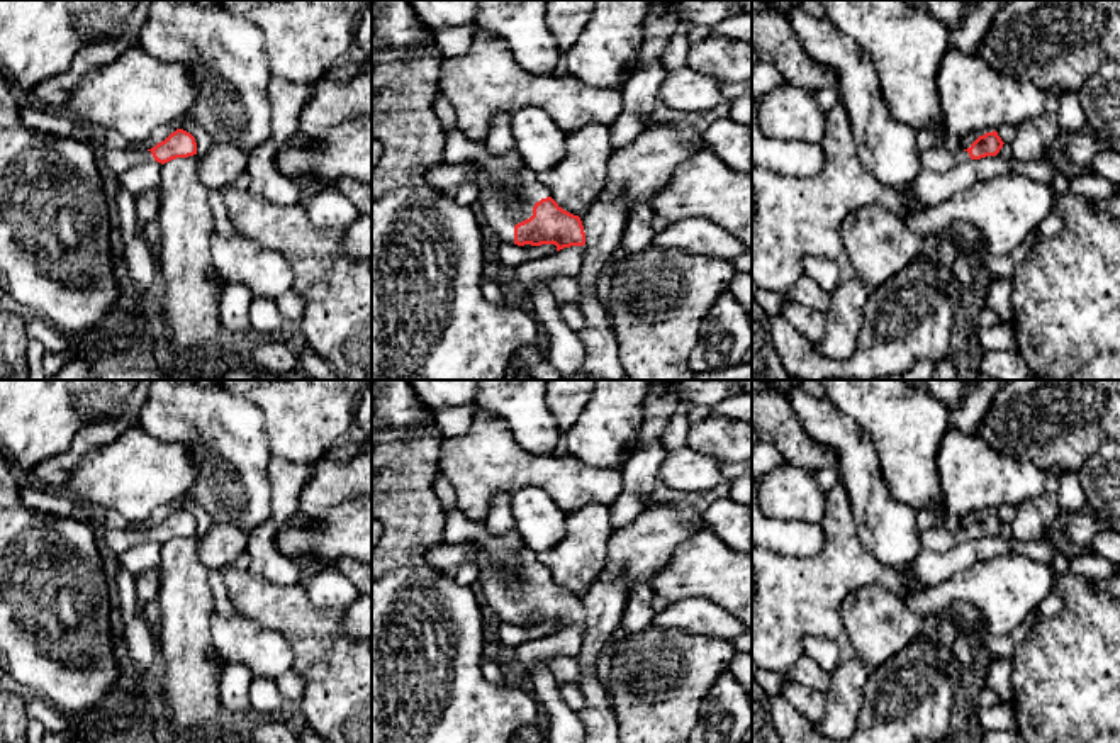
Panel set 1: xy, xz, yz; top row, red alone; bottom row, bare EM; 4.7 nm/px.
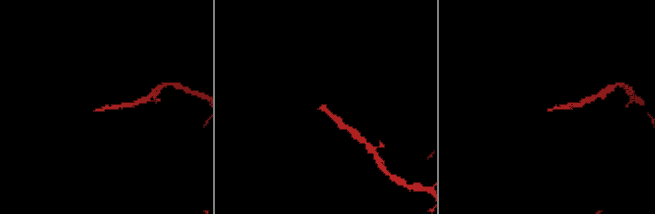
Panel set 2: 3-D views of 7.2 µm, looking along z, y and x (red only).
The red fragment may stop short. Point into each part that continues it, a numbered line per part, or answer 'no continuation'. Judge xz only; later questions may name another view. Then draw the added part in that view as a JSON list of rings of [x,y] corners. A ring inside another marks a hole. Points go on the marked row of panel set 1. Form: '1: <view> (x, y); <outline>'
1: xz (523, 185); [[[467,159],[473,163],[480,176],[479,200],[484,205],[487,227],[492,229],[502,243],[514,244],[514,226],[533,215],[533,207],[541,198],[550,197],[550,192],[538,182],[529,168],[523,168],[506,178],[497,178],[479,159]],[[499,192],[507,192],[521,204],[519,209],[511,209]]]

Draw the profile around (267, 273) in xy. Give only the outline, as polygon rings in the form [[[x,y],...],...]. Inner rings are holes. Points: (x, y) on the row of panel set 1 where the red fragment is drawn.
[[[214,232],[212,263],[226,283],[246,285],[255,299],[277,299],[292,288],[288,261],[253,239]]]

